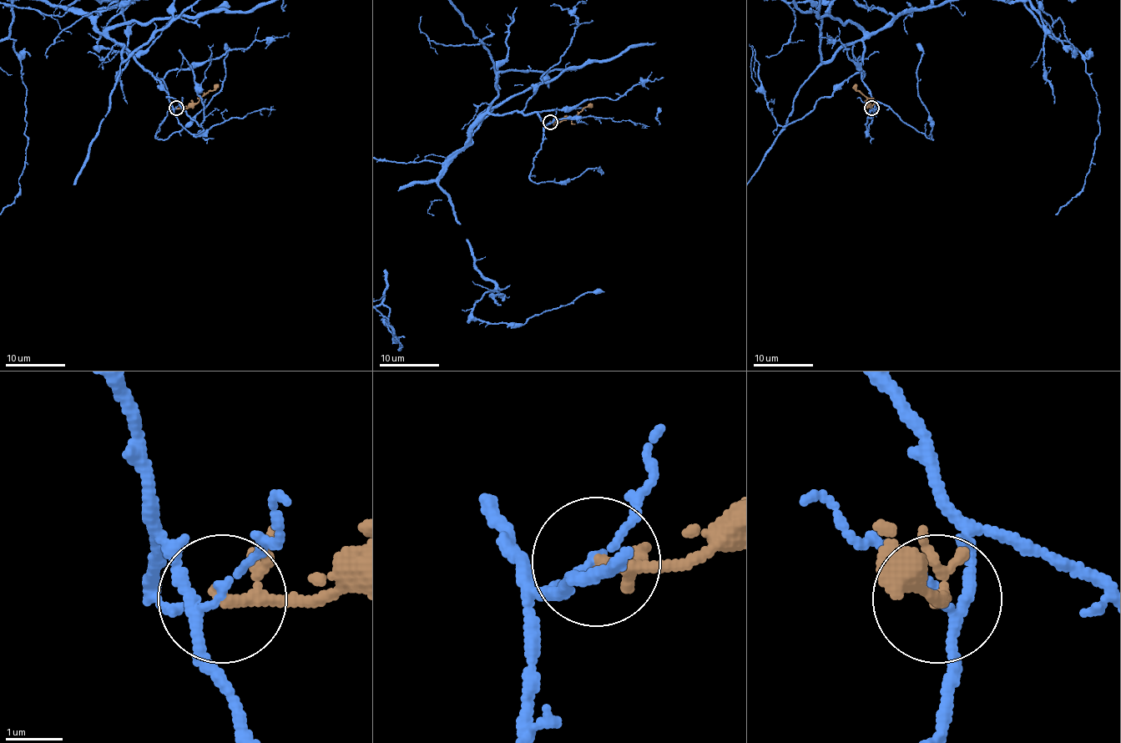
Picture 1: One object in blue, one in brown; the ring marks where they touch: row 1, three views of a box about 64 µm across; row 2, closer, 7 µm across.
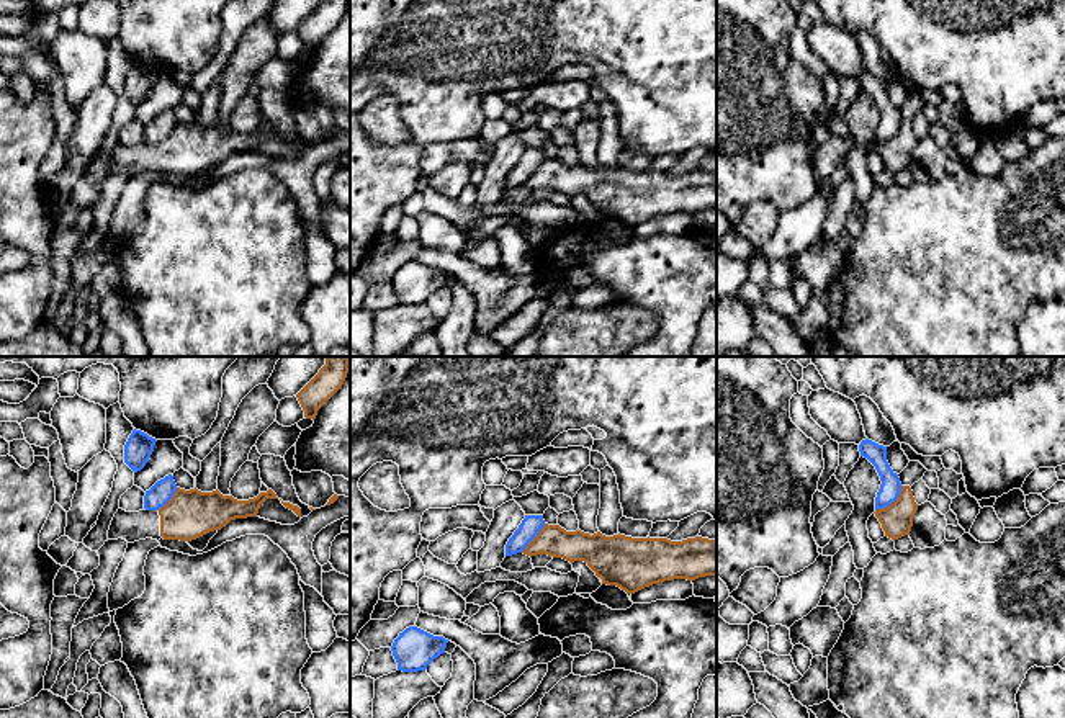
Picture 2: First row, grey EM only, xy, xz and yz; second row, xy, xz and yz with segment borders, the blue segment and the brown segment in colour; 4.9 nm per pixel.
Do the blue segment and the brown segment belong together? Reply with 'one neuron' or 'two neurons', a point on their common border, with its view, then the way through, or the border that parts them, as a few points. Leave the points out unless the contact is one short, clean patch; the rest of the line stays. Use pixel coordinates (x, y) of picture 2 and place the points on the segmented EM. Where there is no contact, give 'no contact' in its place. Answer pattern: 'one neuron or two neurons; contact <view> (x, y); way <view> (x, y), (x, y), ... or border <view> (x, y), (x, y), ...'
two neurons; contact yz (892, 501); border yz (902, 486), (894, 501), (876, 511)

